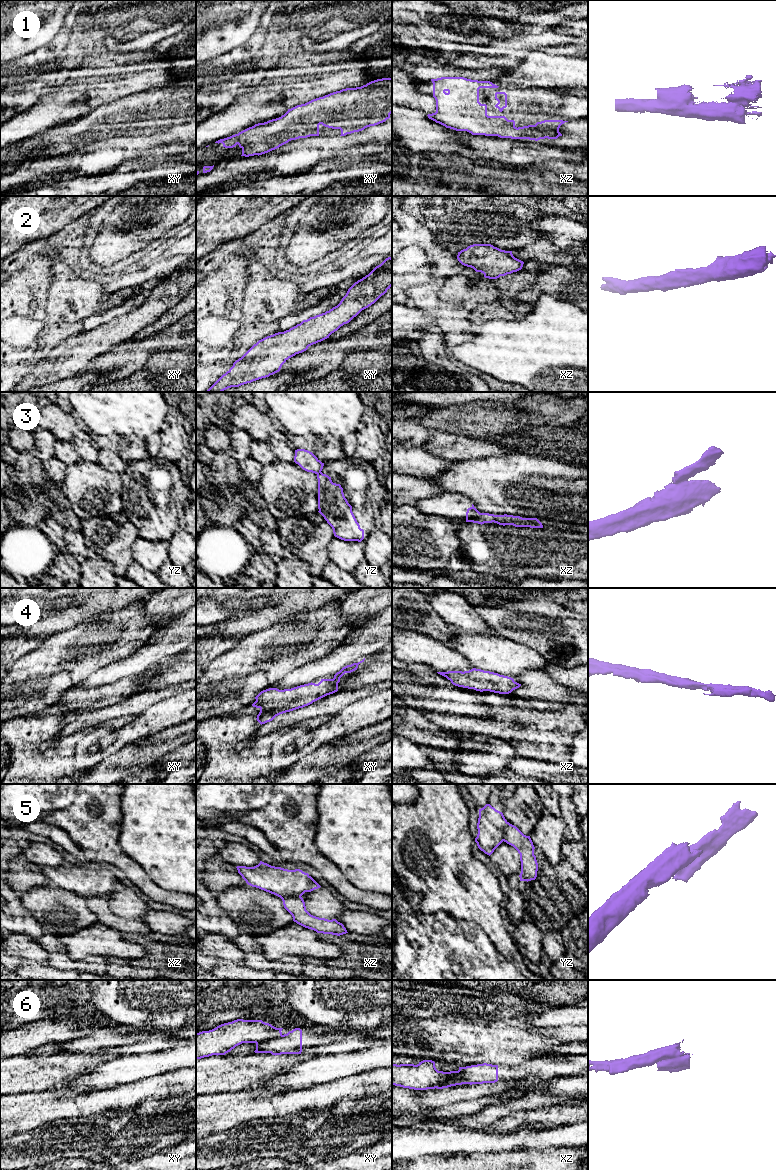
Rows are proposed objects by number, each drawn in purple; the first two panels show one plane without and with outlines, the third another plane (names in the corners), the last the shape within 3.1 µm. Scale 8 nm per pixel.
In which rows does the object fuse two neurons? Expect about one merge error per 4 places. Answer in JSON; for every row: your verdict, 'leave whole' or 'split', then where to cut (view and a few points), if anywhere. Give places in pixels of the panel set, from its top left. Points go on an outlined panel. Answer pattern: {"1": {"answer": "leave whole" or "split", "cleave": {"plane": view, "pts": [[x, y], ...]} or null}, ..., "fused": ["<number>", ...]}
{"1": {"answer": "leave whole", "cleave": null}, "2": {"answer": "leave whole", "cleave": null}, "3": {"answer": "split", "cleave": {"plane": "xz", "pts": [[481, 513], [468, 521]]}}, "4": {"answer": "leave whole", "cleave": null}, "5": {"answer": "split", "cleave": {"plane": "xz", "pts": [[300, 895], [281, 898]]}}, "6": {"answer": "split", "cleave": {"plane": "xz", "pts": [[459, 1070], [456, 1076], [448, 1078], [435, 1087]]}}, "fused": ["3", "5", "6"]}

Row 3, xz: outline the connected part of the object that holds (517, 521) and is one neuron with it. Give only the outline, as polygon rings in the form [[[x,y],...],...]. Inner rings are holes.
[[[481,513],[476,518],[469,522],[484,524],[484,523],[497,523],[499,525],[513,525],[515,527],[530,527],[530,528],[543,528],[542,523],[537,518],[522,518],[513,515],[494,515],[489,513]]]

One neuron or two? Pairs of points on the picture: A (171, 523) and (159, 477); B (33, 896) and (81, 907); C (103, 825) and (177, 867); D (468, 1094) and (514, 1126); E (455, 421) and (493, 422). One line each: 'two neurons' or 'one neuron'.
A: one neuron
B: one neuron
C: two neurons
D: two neurons
E: one neuron

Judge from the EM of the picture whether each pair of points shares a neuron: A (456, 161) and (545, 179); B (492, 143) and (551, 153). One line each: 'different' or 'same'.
A: same
B: same

